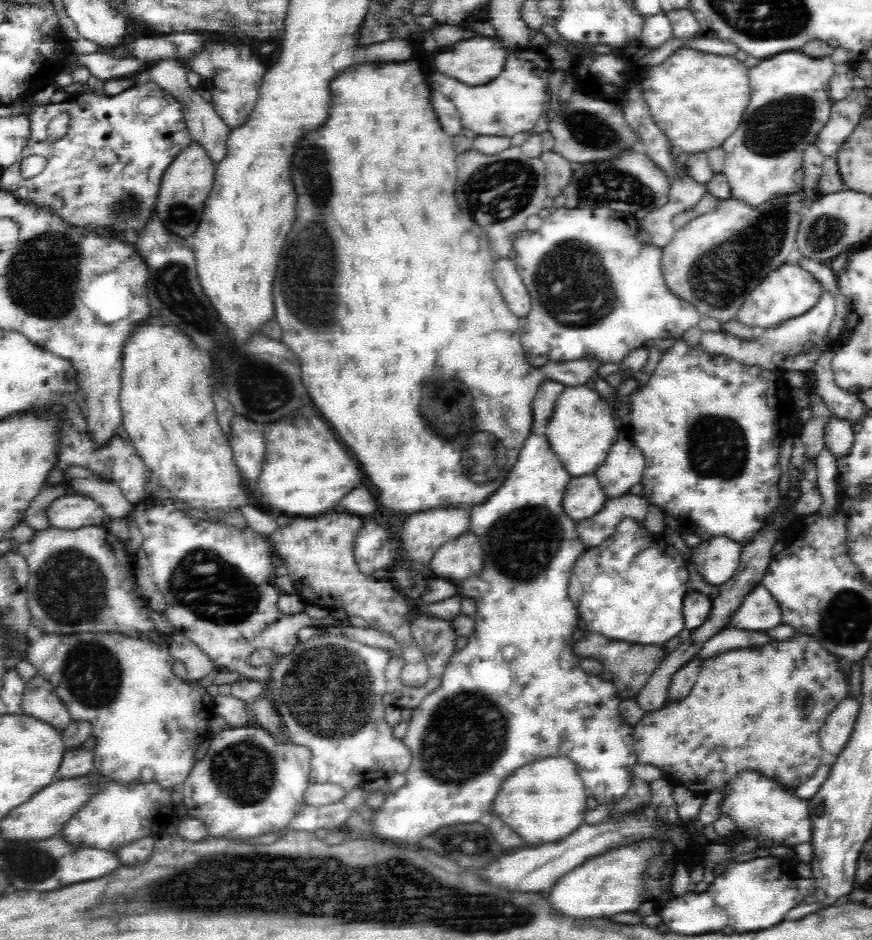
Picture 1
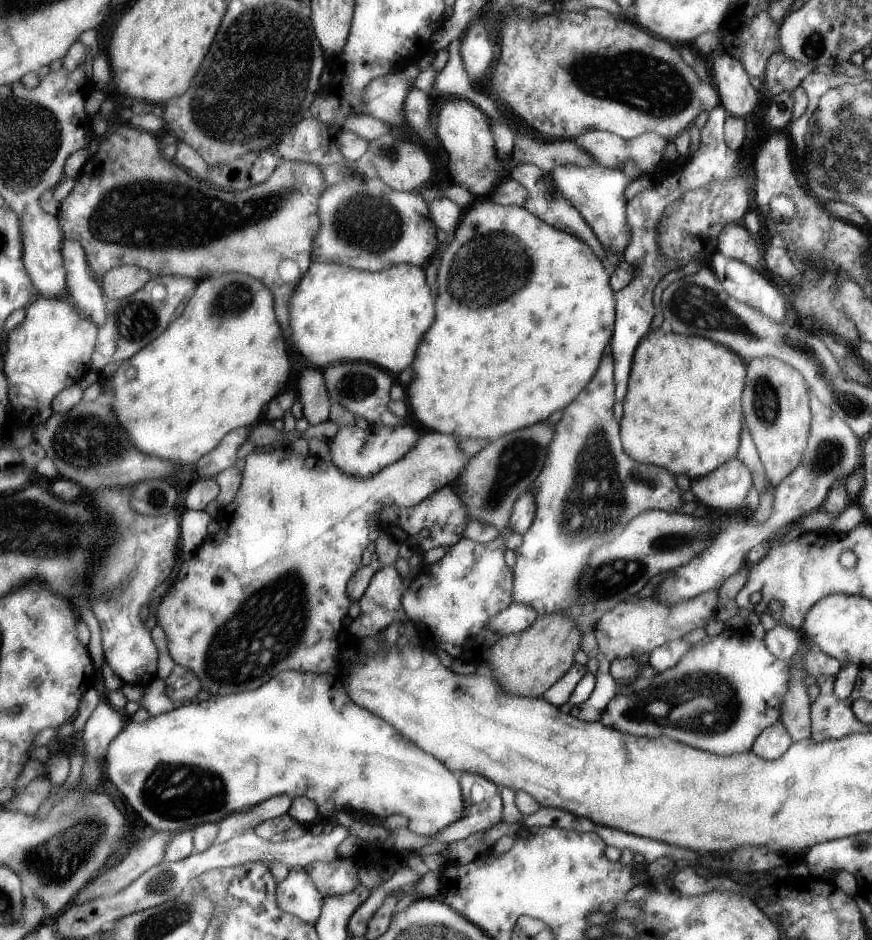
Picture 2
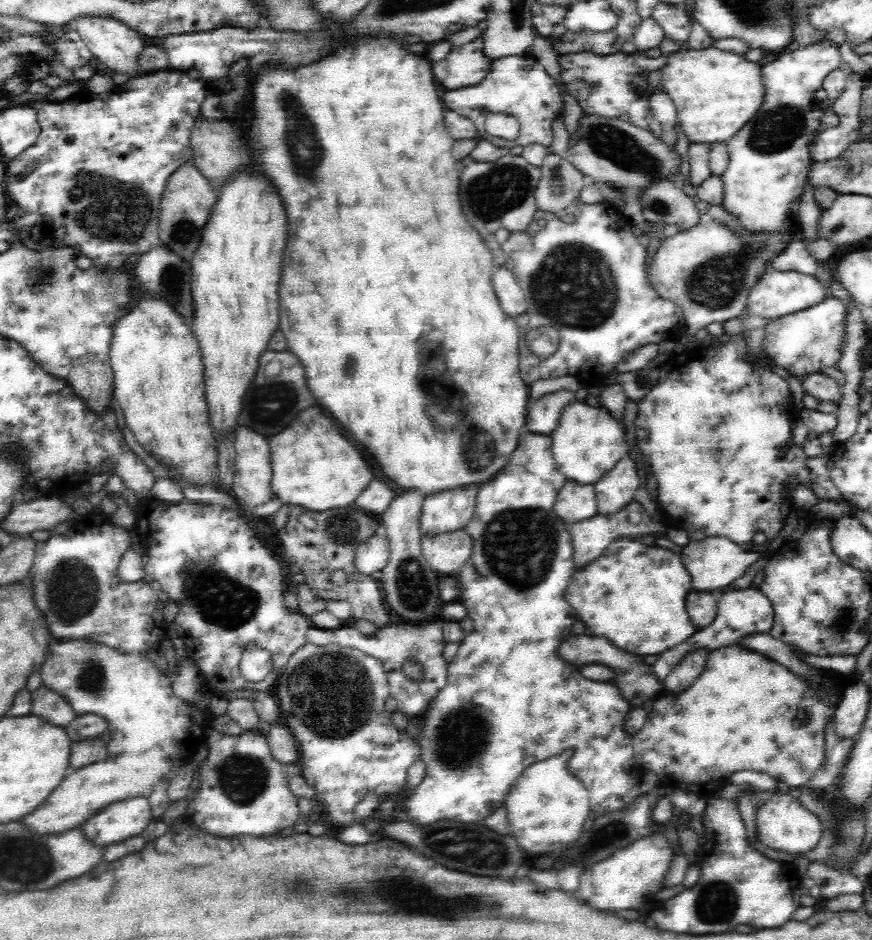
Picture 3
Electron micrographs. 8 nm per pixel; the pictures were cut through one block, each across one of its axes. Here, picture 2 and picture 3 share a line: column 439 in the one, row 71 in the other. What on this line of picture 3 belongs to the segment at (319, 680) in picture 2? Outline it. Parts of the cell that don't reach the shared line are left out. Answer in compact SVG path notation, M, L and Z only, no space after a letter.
M822 38L822 42L814 46L800 47L800 50L782 54L774 62L762 66L762 86L766 88L764 104L756 112L746 126L734 134L727 141L729 163L721 179L723 180L724 198L721 206L732 213L744 228L753 233L776 233L786 225L792 232L801 226L799 221L800 197L811 166L809 145L816 136L821 121L821 102L817 101L814 94L823 88L826 76L839 68L841 64L840 46L834 46L832 41Z

